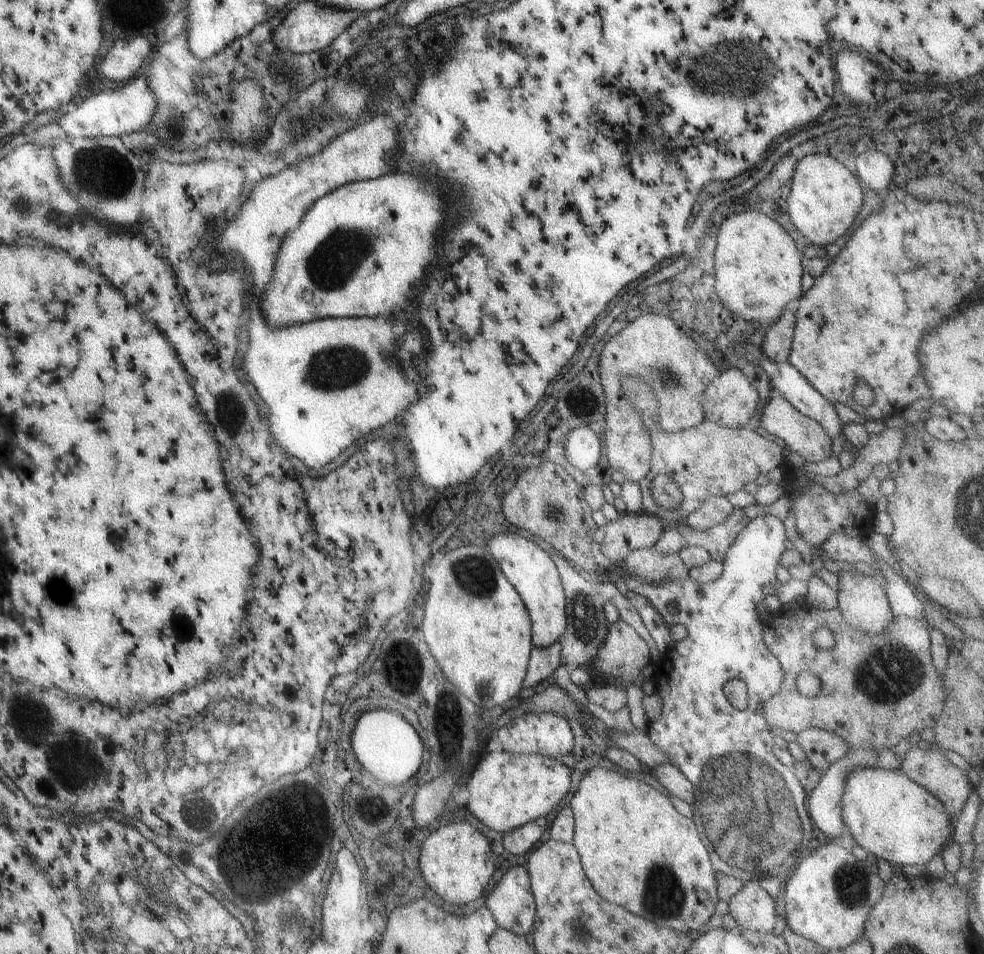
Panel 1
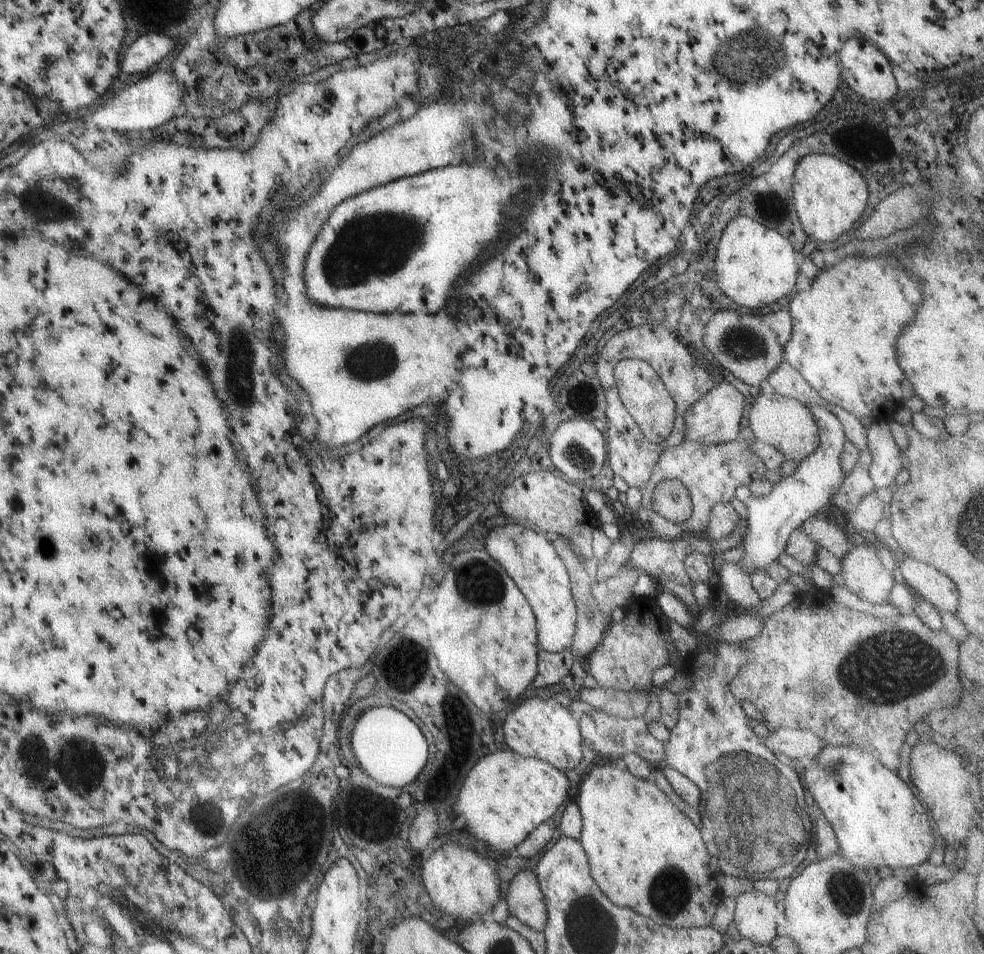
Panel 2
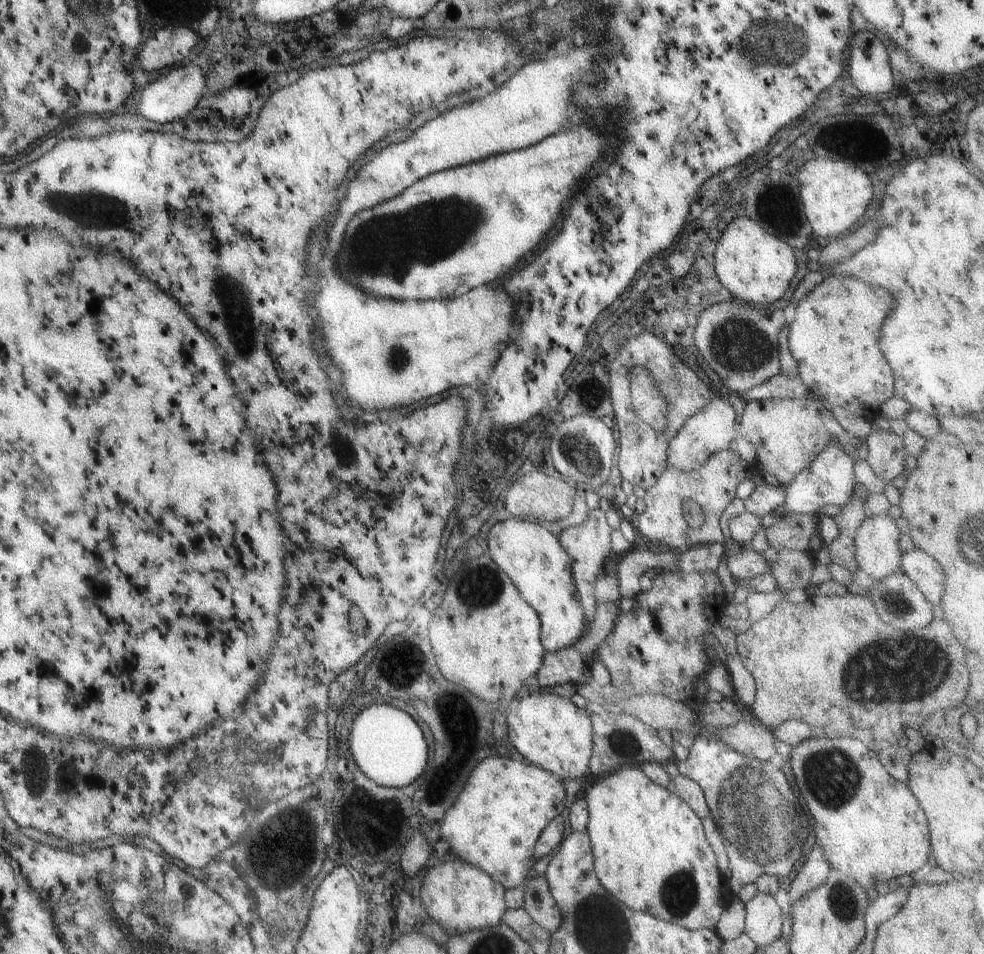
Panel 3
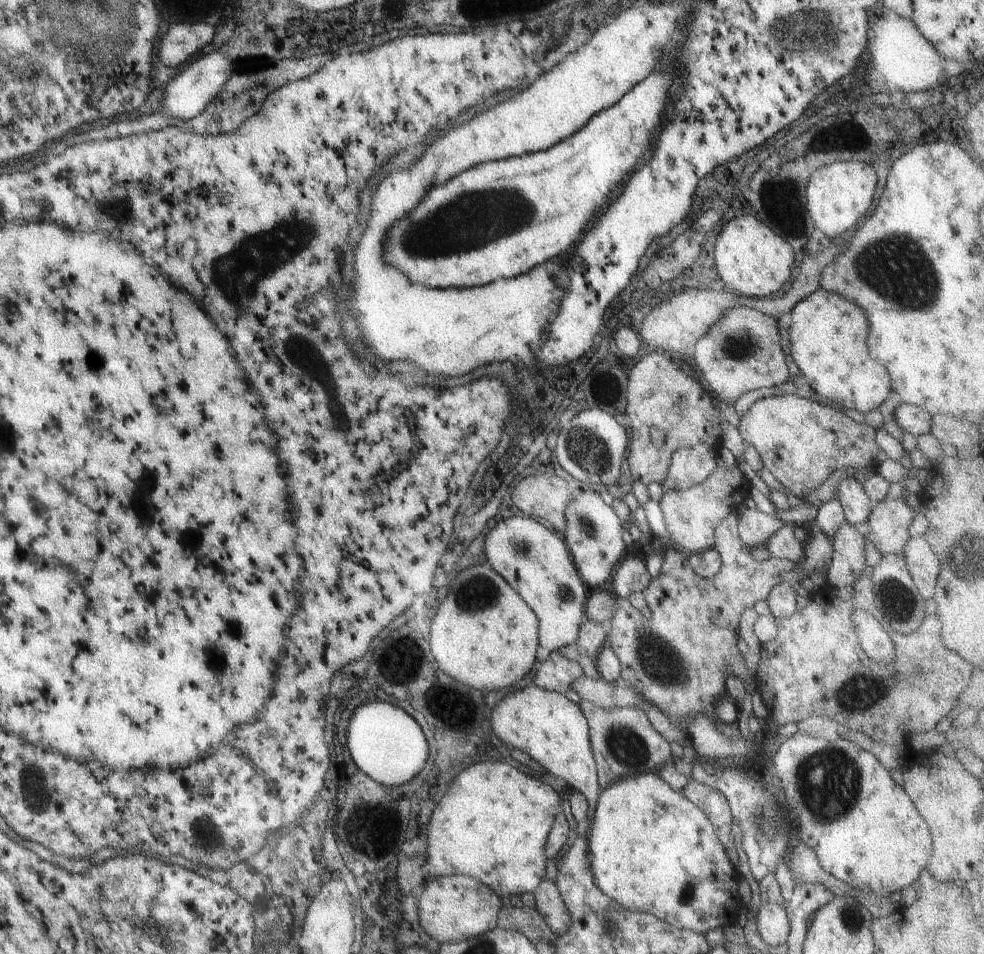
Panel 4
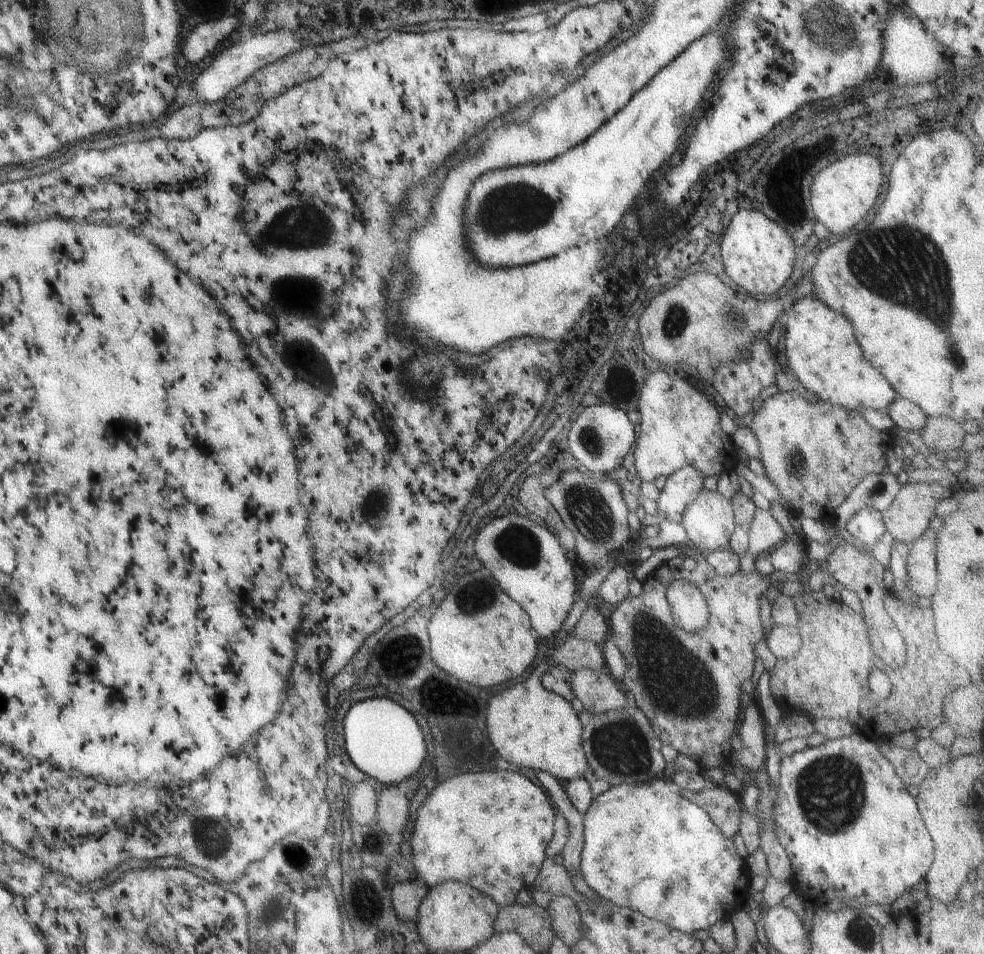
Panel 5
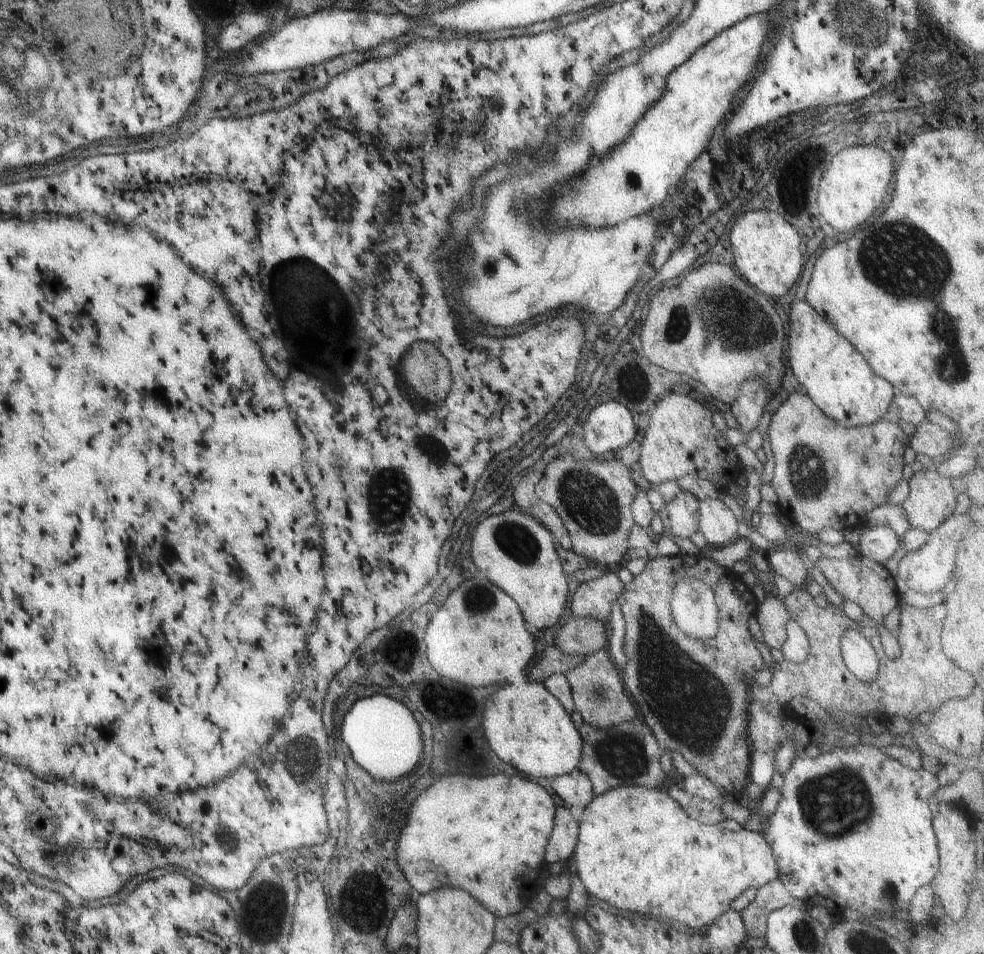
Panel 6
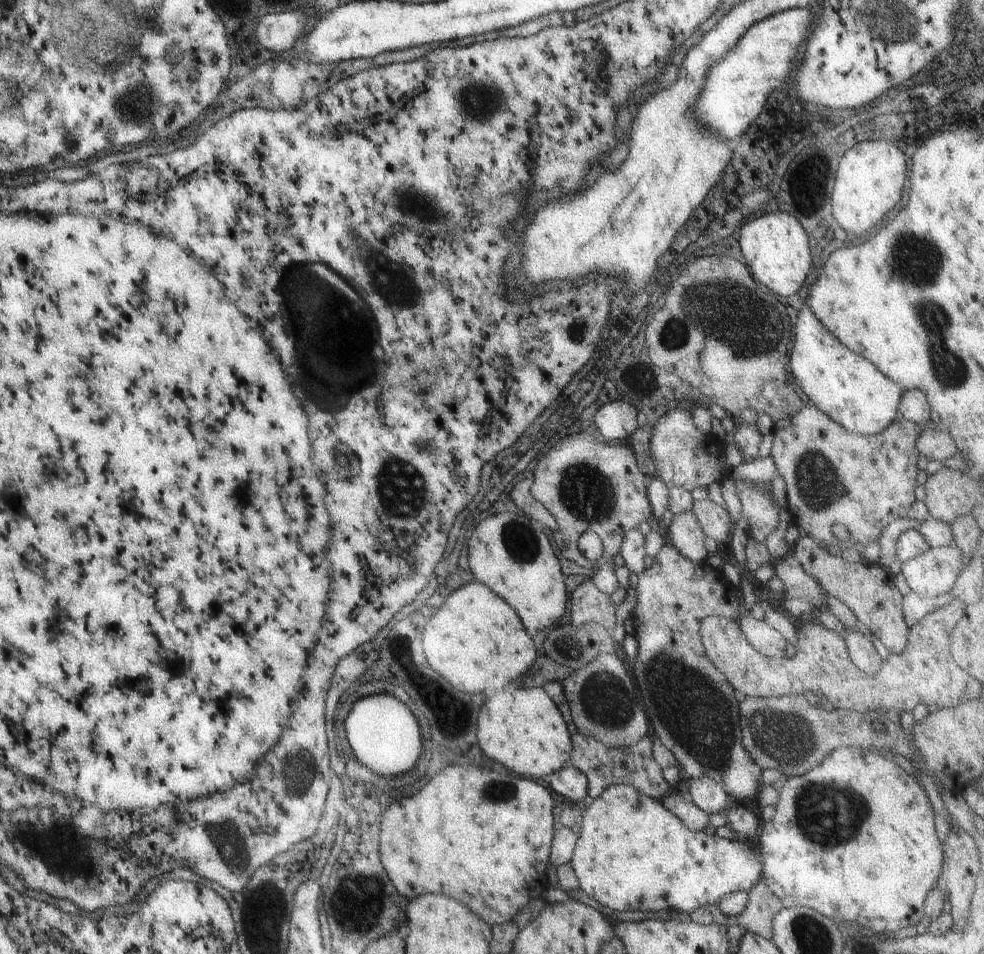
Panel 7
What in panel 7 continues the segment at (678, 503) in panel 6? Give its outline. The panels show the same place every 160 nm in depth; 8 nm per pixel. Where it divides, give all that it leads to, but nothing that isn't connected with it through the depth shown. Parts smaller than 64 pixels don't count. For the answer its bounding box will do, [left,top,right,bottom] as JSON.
[665,513,706,563]

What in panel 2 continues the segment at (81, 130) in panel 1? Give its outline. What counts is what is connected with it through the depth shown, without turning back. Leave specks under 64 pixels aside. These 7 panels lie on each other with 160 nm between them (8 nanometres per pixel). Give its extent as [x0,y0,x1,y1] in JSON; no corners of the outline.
[83,66,183,132]

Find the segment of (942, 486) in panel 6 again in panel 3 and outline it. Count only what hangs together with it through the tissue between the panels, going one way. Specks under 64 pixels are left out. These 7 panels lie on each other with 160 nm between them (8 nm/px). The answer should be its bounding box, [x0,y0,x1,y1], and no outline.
[854,513,900,583]

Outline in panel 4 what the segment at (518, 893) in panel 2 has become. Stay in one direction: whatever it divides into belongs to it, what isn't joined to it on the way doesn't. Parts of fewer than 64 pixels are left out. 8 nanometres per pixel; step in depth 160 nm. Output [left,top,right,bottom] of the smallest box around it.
[533,879,570,936]

